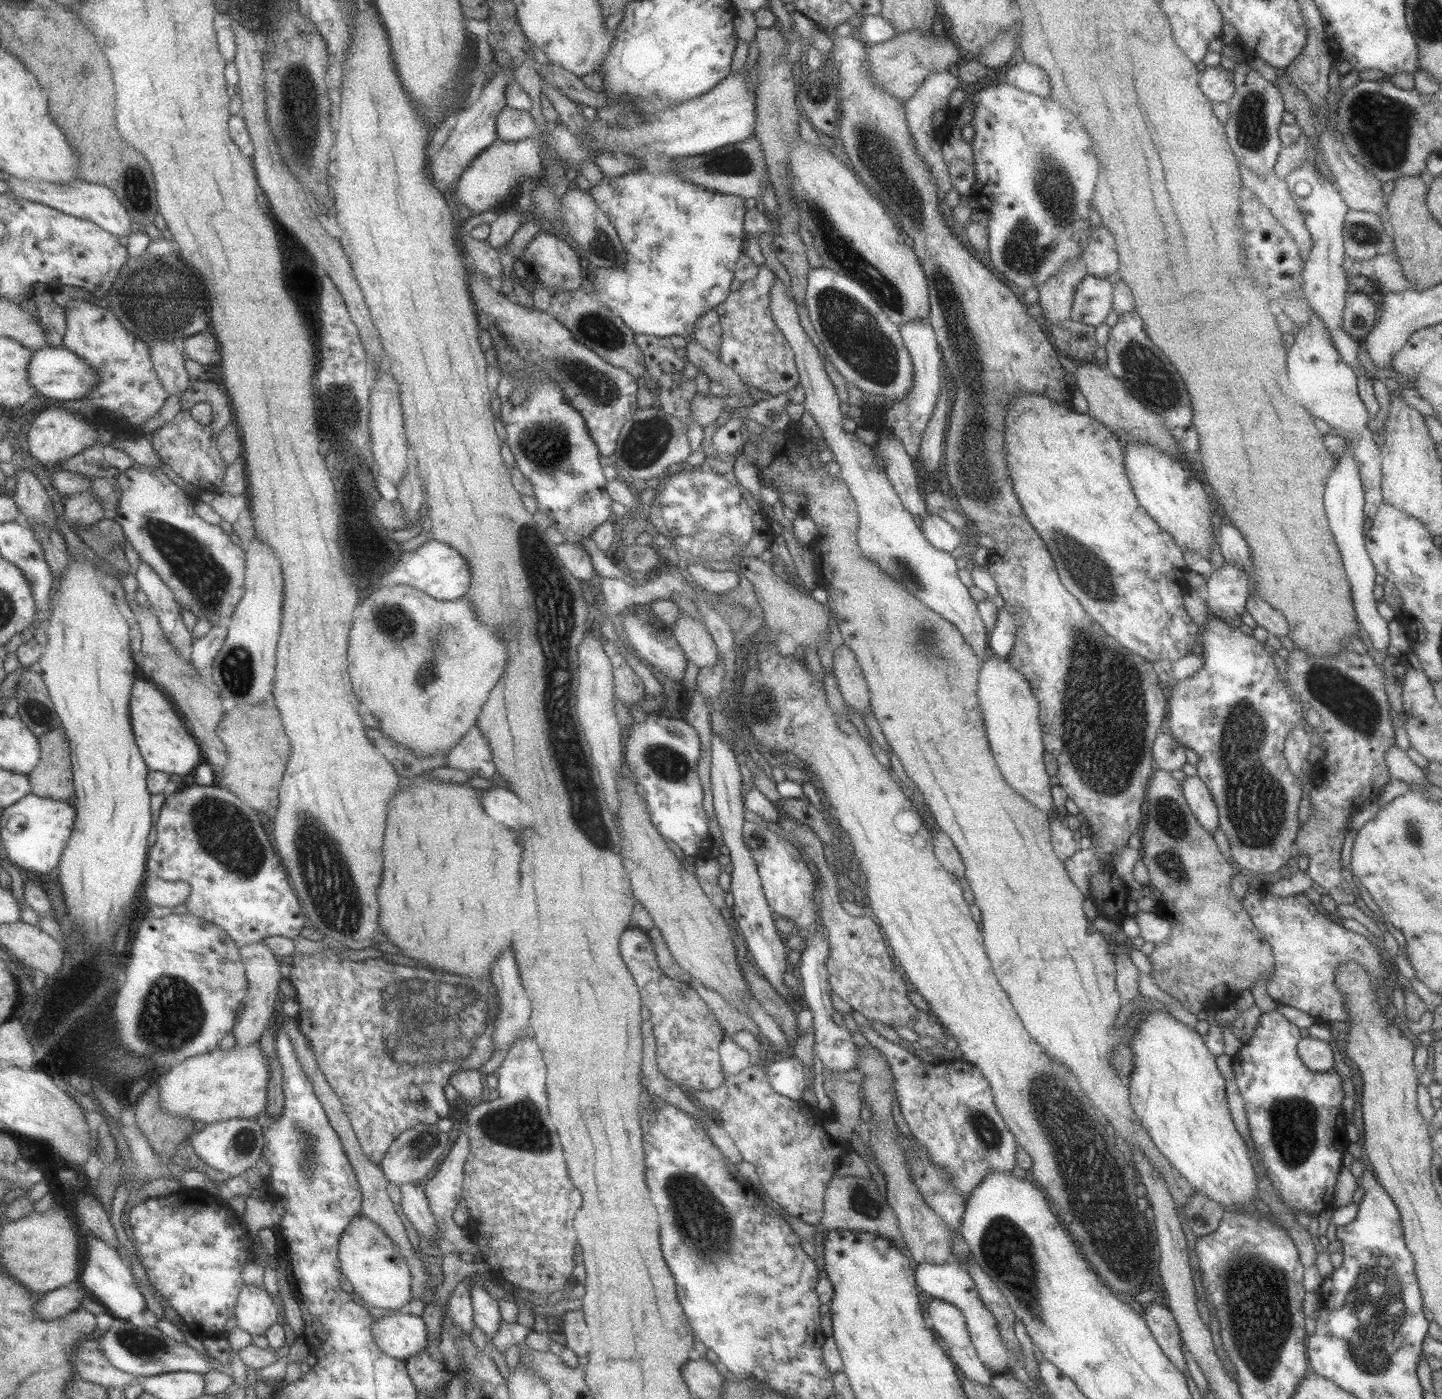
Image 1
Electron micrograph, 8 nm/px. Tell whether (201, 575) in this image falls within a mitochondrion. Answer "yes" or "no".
yes

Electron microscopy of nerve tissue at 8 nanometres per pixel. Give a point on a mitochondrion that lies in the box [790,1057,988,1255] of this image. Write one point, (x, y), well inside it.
(864, 1202)

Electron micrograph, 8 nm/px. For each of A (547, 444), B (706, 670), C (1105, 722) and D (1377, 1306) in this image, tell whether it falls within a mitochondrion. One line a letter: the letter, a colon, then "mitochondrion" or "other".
A: mitochondrion
B: other
C: mitochondrion
D: mitochondrion

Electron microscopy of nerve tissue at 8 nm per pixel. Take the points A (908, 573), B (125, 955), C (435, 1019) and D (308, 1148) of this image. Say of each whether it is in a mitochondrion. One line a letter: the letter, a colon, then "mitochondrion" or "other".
A: mitochondrion
B: other
C: mitochondrion
D: mitochondrion

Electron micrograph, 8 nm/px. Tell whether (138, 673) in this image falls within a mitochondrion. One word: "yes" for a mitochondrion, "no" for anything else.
no

